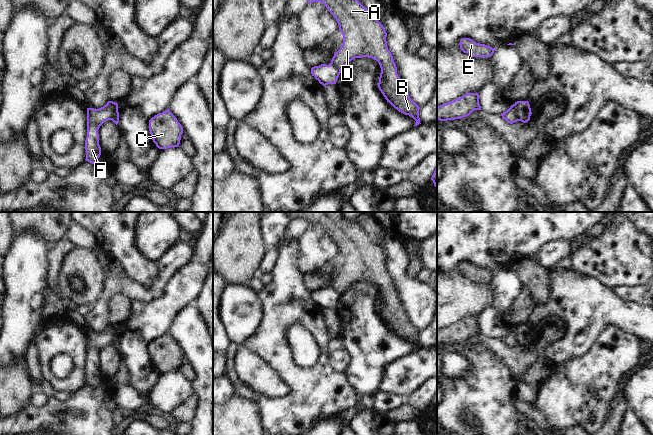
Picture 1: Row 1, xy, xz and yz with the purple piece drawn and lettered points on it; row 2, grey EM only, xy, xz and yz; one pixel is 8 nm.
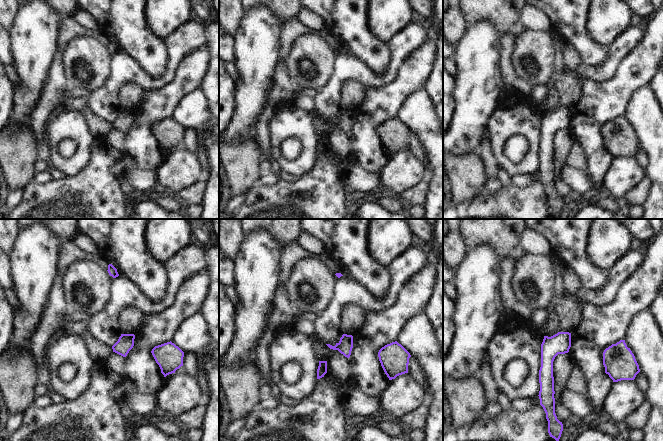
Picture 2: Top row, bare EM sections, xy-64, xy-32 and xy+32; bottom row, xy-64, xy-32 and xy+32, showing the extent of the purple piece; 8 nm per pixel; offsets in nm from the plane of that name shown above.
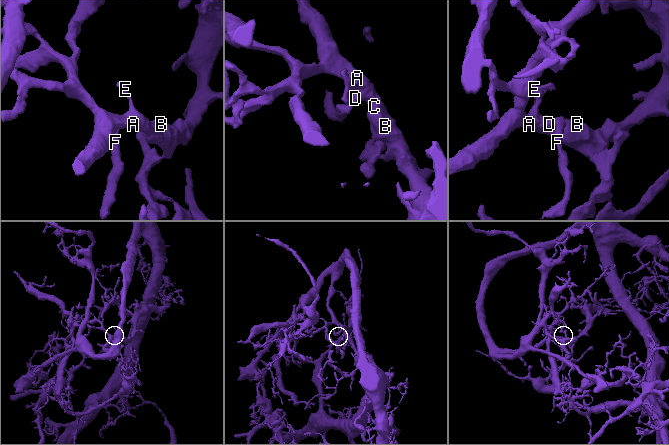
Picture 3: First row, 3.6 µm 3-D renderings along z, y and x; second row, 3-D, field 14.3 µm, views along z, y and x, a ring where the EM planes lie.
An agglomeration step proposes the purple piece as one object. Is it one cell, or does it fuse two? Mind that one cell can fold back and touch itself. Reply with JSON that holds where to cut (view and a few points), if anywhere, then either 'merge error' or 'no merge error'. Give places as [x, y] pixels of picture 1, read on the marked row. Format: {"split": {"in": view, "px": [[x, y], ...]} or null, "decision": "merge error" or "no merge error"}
{"split": {"in": "yz", "px": [[514, 104], [519, 120]]}, "decision": "merge error"}

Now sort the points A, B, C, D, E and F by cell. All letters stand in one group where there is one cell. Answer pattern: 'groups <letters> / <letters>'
groups A B C D E / F

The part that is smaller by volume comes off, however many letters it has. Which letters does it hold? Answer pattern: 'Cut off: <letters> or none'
Cut off: F

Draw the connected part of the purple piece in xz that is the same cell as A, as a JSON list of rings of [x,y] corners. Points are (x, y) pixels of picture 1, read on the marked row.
[[[307,0],[322,2],[336,19],[343,35],[343,43],[335,52],[331,63],[342,70],[355,58],[368,57],[376,60],[381,68],[378,88],[399,112],[411,116],[417,126],[420,123],[420,107],[410,98],[397,74],[397,67],[388,50],[387,33],[376,15],[358,0]]]

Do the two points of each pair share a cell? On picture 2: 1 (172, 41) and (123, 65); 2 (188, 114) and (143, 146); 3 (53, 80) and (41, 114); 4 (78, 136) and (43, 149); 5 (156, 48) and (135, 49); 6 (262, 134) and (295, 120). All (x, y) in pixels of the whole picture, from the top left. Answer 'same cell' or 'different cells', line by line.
1: same cell
2: different cells
3: same cell
4: different cells
5: same cell
6: different cells

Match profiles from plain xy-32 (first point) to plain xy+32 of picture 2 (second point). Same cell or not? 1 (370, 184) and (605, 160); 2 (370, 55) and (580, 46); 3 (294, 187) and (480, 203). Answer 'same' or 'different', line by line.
1: different
2: same
3: same

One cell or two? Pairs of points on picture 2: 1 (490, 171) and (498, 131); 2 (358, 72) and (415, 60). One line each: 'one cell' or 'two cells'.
1: two cells
2: two cells

